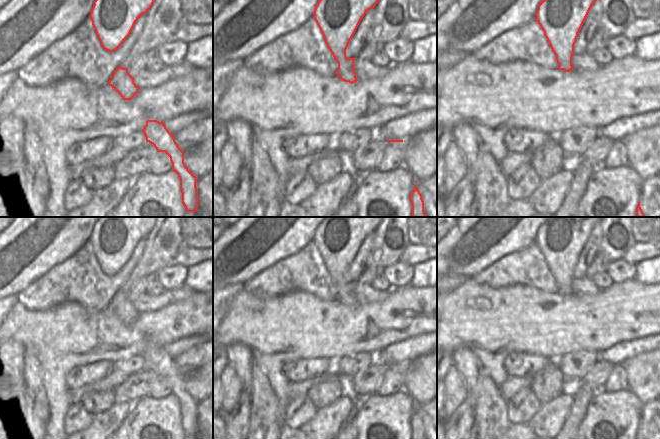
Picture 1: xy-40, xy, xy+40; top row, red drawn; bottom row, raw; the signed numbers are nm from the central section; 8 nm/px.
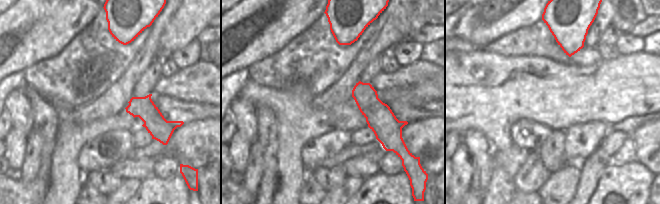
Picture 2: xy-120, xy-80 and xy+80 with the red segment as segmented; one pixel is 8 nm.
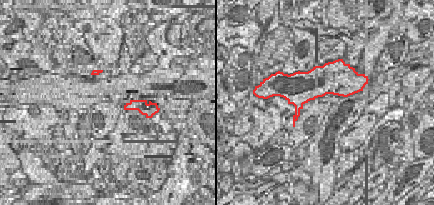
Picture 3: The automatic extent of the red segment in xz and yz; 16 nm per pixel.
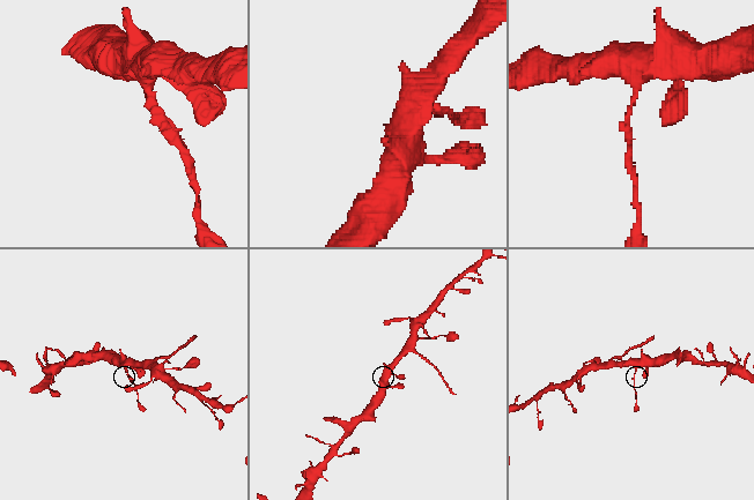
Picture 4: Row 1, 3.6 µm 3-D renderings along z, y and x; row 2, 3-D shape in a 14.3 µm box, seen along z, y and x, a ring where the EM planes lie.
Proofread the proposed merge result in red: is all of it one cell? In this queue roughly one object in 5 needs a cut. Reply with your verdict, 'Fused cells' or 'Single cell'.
Single cell

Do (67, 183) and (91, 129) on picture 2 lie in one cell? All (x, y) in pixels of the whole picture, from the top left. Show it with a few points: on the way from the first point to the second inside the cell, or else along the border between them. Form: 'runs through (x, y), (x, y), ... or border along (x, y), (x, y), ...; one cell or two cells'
runs through (67, 169), (67, 152), (77, 142); one cell

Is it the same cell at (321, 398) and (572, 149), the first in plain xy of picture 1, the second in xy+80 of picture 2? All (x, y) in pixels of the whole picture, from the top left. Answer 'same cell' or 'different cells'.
different cells

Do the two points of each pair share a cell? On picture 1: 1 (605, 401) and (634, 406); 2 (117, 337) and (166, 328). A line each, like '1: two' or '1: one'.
1: one
2: one

